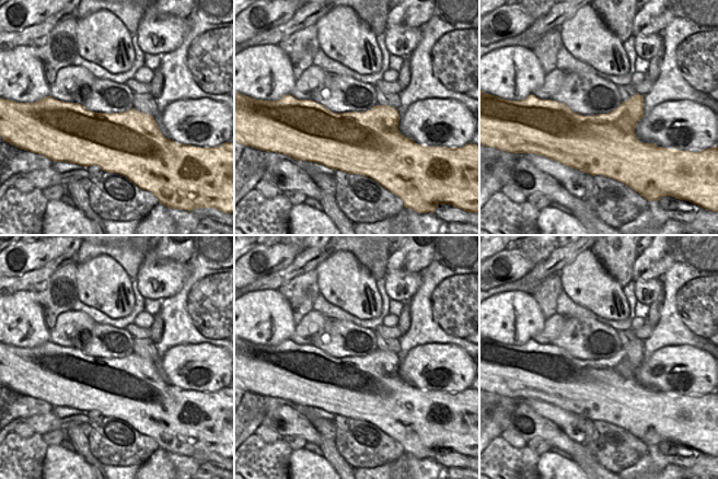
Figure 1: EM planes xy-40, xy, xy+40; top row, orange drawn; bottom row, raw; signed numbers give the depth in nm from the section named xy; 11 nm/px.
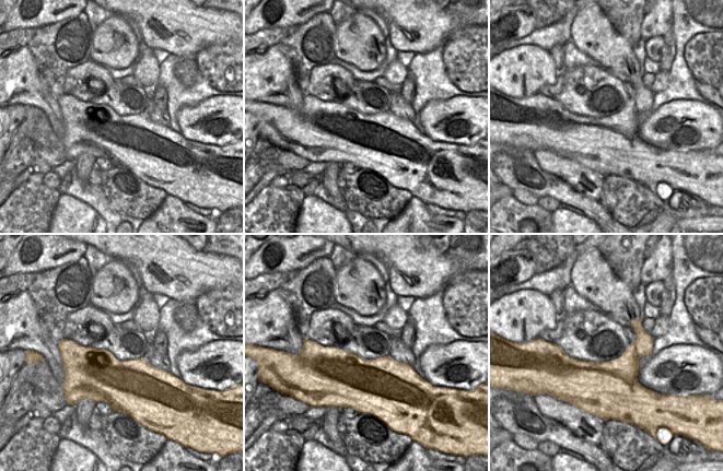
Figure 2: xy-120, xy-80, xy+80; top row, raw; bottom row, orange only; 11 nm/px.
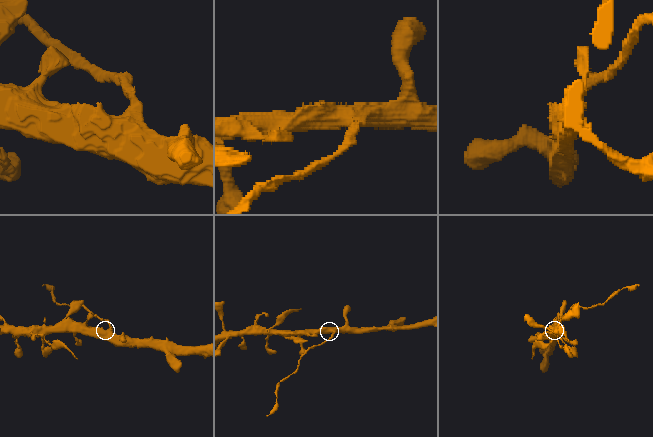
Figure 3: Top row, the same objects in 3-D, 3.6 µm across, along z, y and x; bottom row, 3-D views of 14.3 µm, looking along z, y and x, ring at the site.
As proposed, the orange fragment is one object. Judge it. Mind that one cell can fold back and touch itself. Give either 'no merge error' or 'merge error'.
merge error

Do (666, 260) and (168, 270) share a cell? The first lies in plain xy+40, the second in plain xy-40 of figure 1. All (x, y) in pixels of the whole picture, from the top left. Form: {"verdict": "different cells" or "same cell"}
{"verdict": "different cells"}

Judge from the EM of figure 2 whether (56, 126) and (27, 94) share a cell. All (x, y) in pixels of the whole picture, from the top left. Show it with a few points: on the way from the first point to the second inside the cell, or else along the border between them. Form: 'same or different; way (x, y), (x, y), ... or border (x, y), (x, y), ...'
same; way (55, 116), (37, 97)

